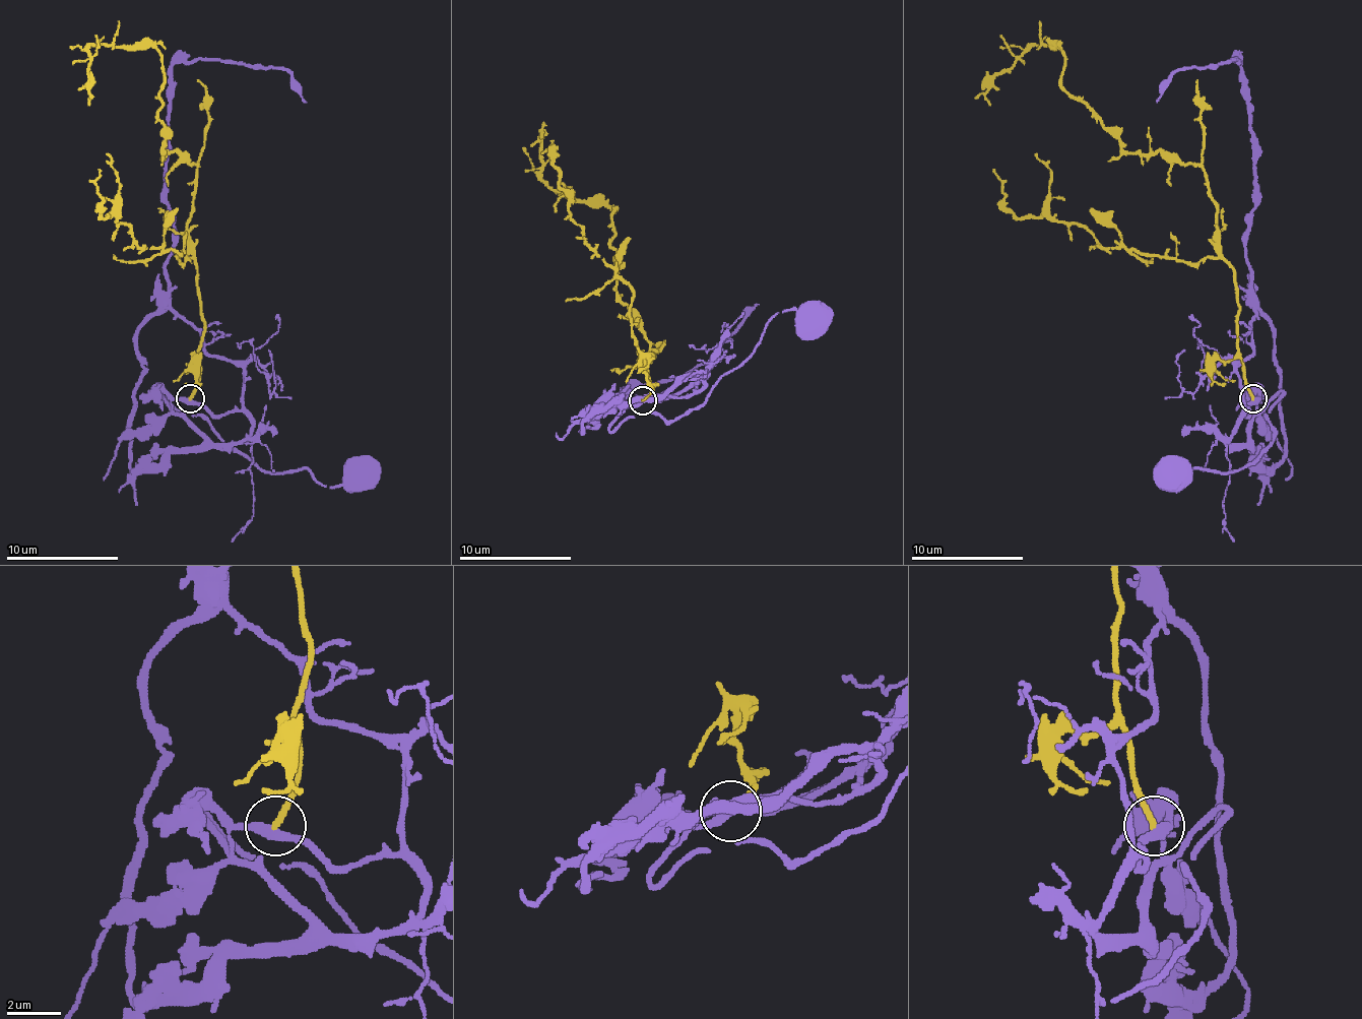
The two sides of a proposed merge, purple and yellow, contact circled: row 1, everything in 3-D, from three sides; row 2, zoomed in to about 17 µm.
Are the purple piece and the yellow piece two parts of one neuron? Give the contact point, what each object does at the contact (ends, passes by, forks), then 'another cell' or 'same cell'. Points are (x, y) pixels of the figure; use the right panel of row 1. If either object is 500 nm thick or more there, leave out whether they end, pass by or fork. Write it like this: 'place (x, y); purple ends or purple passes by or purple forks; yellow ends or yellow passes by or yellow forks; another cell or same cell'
place (1253, 398); purple passes by; yellow ends; another cell

